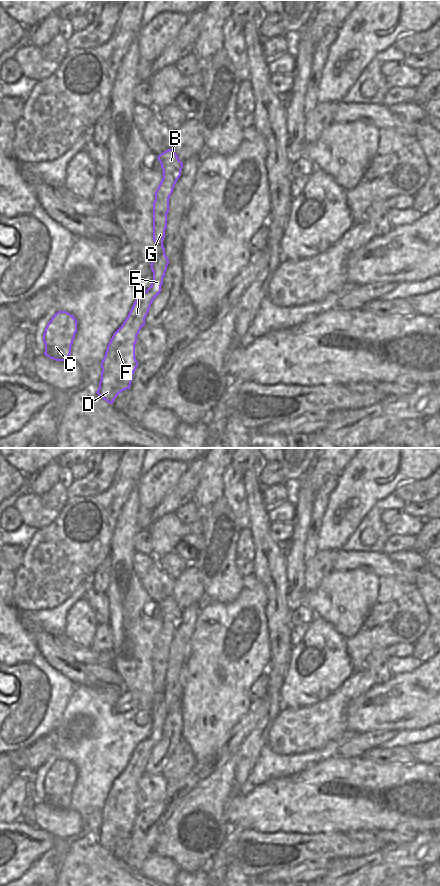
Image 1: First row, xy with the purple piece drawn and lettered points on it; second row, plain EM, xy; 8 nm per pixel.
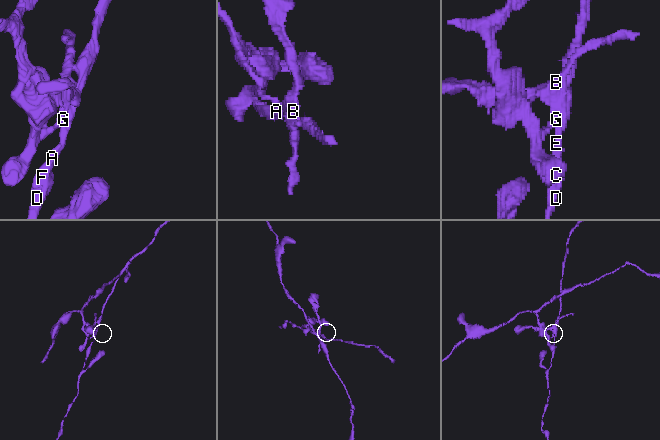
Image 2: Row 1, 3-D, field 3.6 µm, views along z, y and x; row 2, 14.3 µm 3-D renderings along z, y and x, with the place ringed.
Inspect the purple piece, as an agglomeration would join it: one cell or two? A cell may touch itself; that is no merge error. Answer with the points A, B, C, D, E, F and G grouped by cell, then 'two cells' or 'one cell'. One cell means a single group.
A D E F / B C G; two cells

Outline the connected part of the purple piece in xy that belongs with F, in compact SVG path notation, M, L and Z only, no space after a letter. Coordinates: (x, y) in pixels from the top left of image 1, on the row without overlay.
M163 691L155 693L151 718L151 734L135 748L127 766L113 782L101 810L101 828L97 842L110 852L124 838L129 837L138 814L135 792L153 748L161 740L169 708Z

